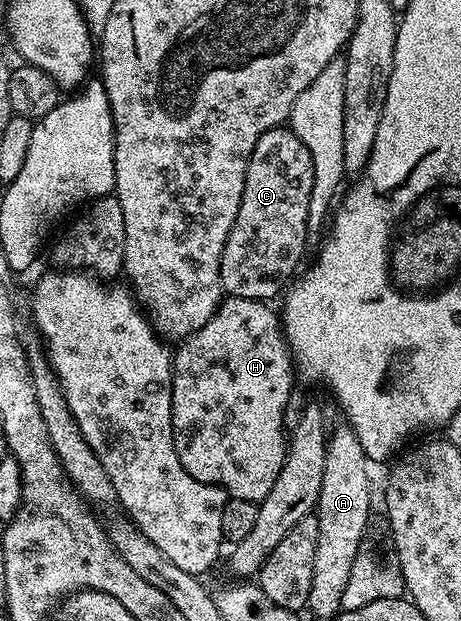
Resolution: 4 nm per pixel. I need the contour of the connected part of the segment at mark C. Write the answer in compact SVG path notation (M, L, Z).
M272 128L263 133L259 142L255 142L255 150L251 150L251 158L247 162L239 214L235 218L235 226L231 226L227 234L227 242L221 255L221 287L228 295L273 302L277 295L278 299L286 291L287 285L302 267L301 259L307 251L305 239L311 202L311 182L315 182L311 153L307 151L307 146L303 146L303 142L299 142L292 128Z

